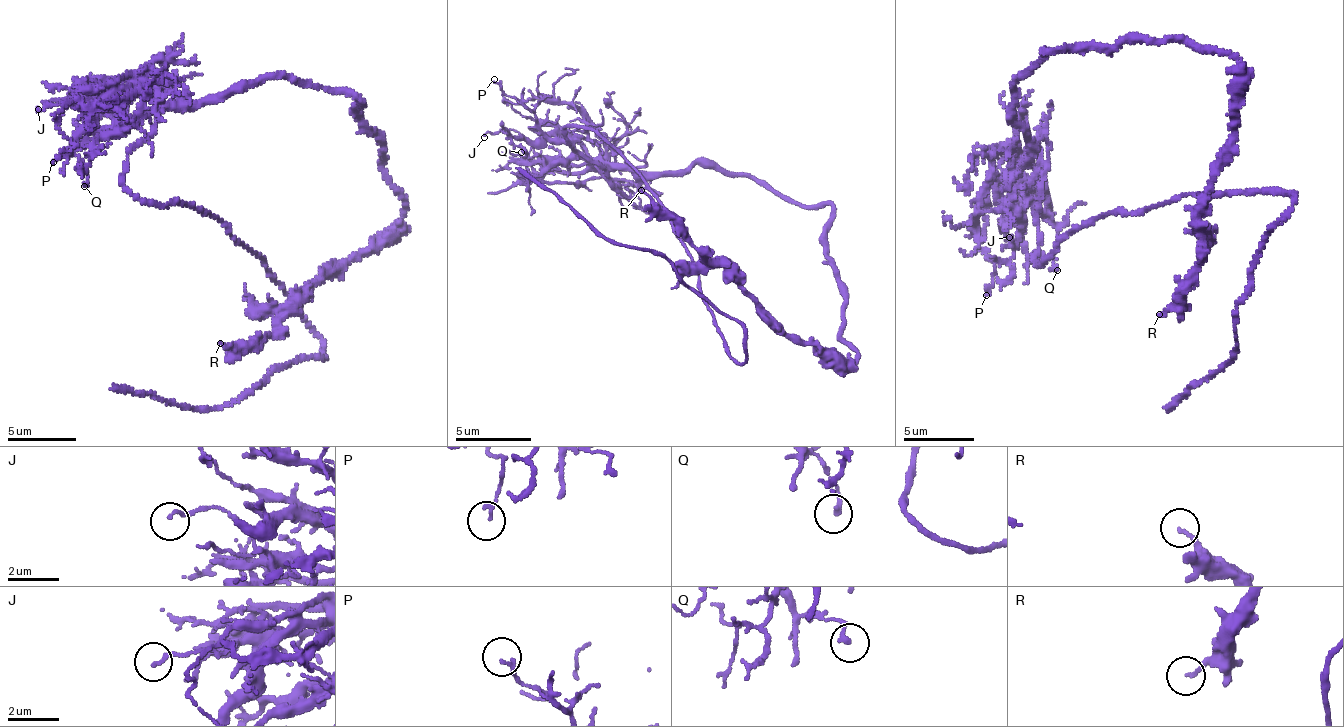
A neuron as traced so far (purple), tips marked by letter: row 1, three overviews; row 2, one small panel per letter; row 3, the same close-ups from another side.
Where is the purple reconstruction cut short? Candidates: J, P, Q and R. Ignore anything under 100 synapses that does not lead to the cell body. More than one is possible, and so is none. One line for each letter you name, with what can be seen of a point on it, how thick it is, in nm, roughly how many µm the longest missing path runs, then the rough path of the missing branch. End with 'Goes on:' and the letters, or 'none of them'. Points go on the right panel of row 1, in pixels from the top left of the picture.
Goes on: none of them

